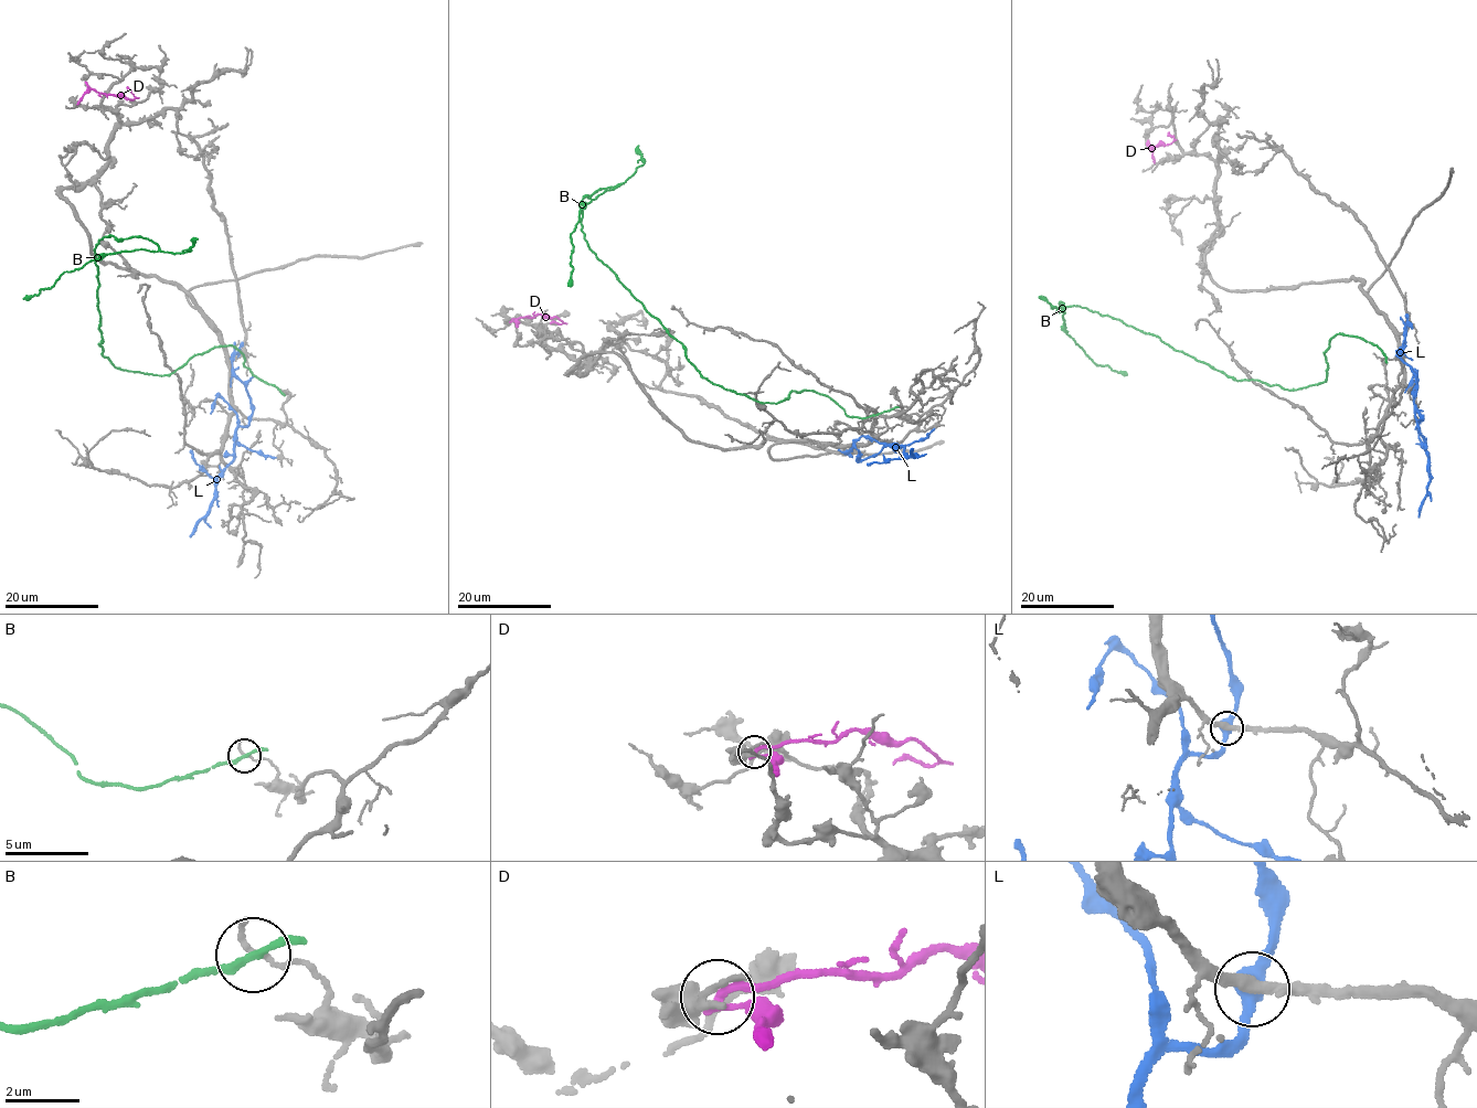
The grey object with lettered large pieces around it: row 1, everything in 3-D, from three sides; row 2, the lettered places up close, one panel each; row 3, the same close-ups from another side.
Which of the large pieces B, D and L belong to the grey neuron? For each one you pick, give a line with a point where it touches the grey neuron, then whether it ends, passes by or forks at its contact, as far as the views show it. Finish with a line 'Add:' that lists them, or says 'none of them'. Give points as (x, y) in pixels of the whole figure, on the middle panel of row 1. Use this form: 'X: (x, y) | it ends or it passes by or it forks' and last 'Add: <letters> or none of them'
Add: none of them

